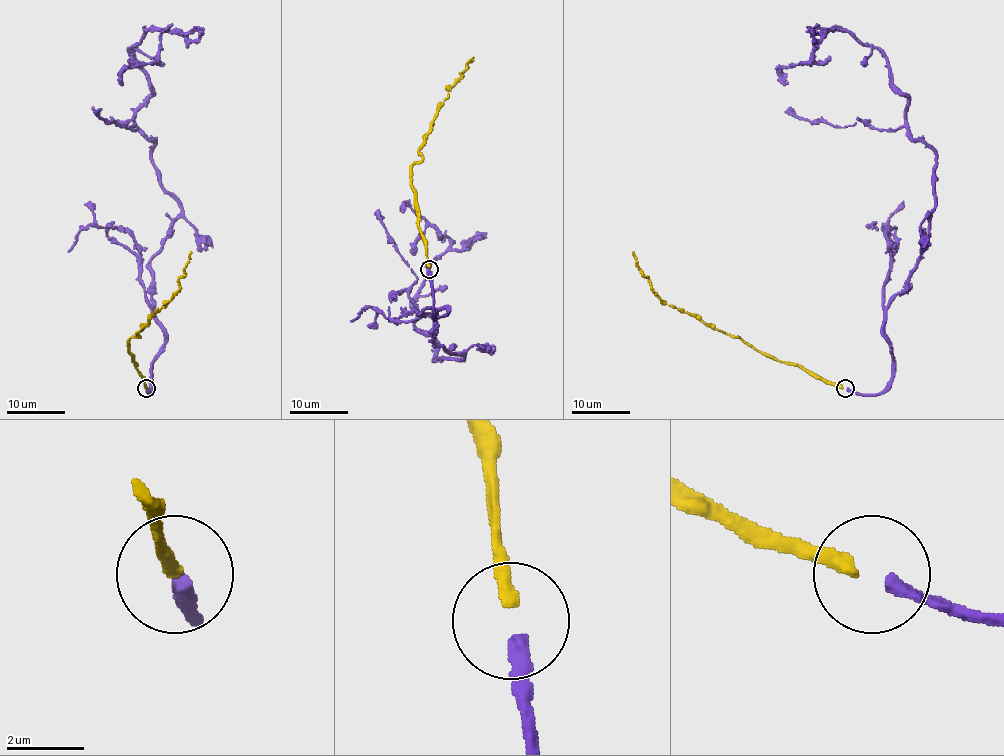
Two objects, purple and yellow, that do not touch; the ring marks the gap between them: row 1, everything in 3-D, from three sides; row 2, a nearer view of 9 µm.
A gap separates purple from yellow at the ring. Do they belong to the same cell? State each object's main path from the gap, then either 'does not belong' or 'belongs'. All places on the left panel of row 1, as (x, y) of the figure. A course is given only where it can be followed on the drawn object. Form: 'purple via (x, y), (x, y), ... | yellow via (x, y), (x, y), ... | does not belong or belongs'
purple via (146, 388), (164, 343), (151, 259), (181, 211), (135, 122), (154, 93), (133, 49), (167, 28), (121, 84) | yellow via (146, 388), (130, 354), (129, 340), (139, 337), (136, 334), (178, 288), (178, 280), (184, 274), (192, 252) | belongs

